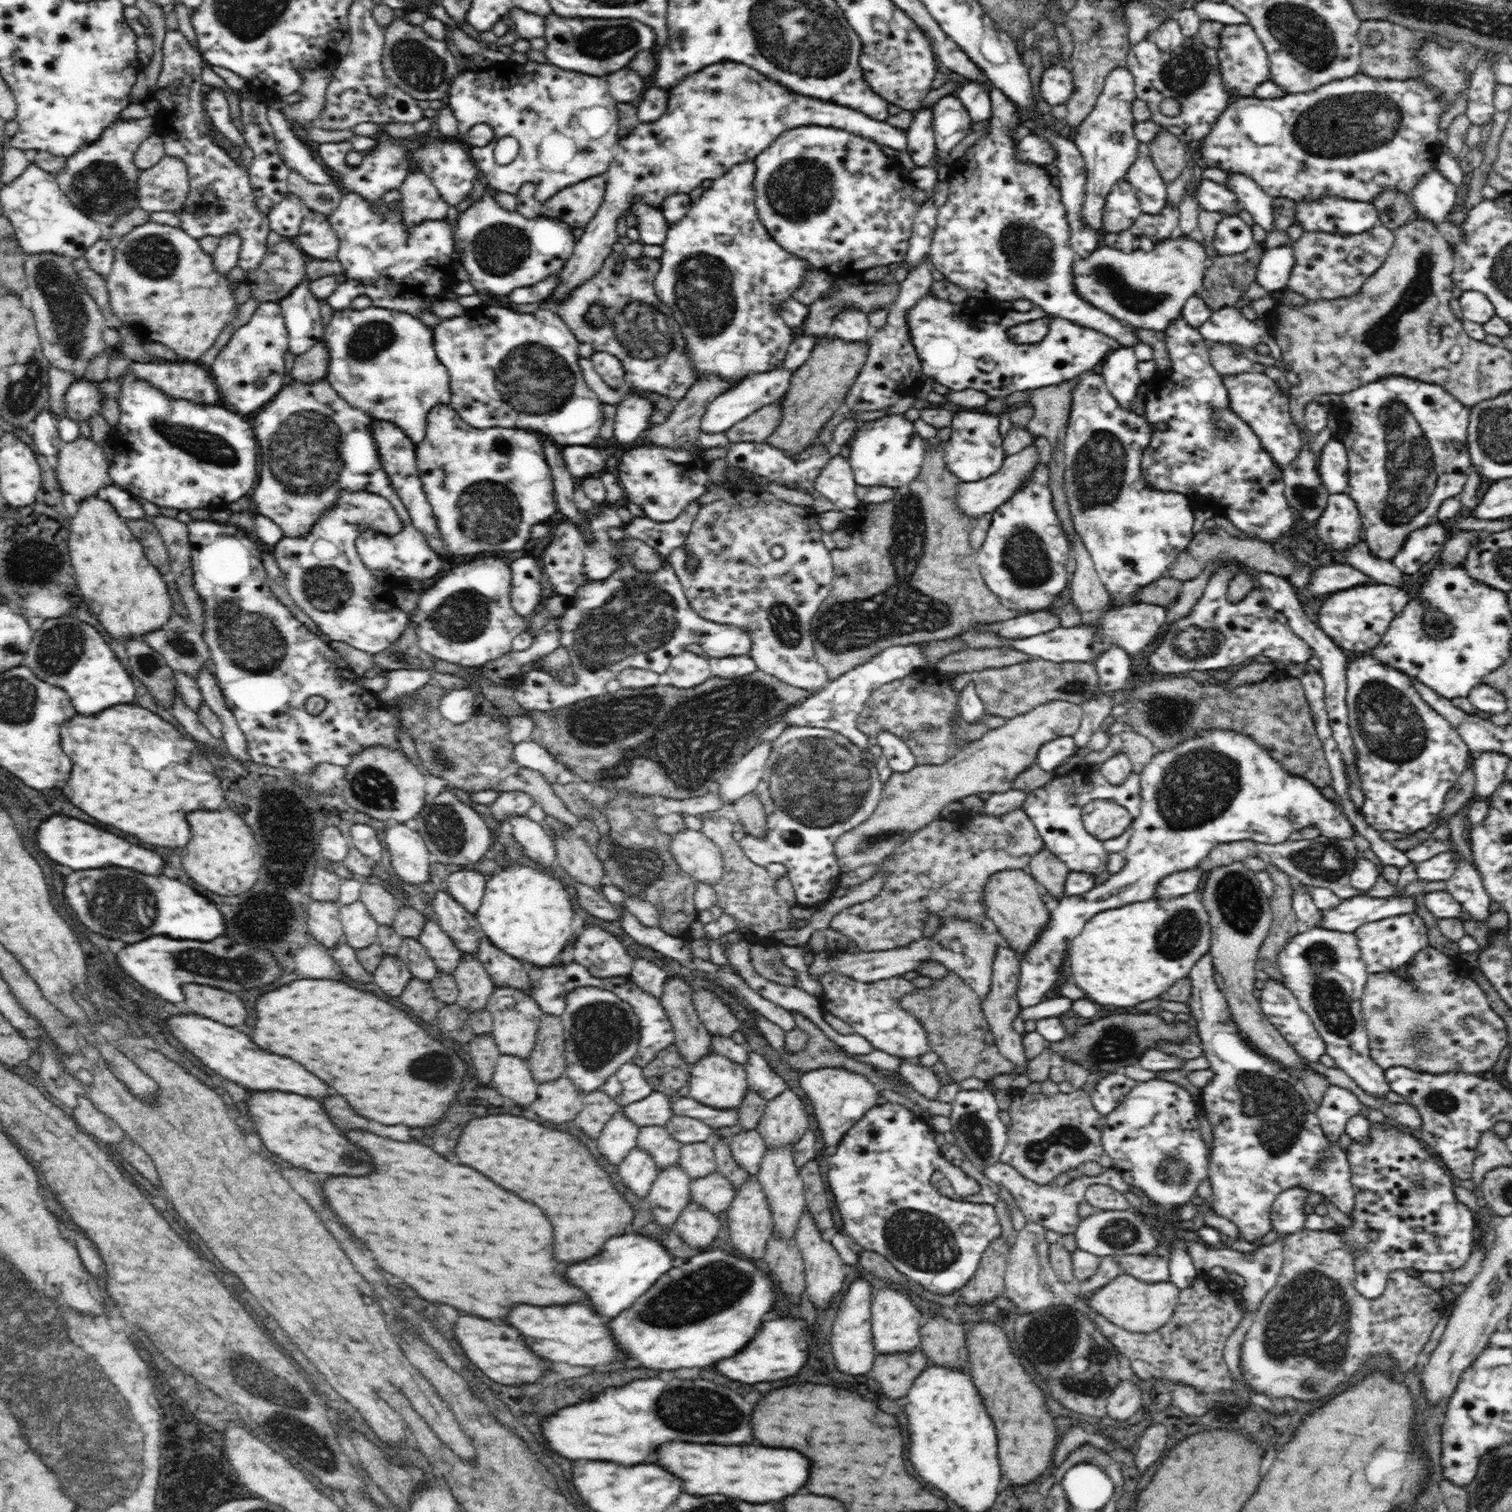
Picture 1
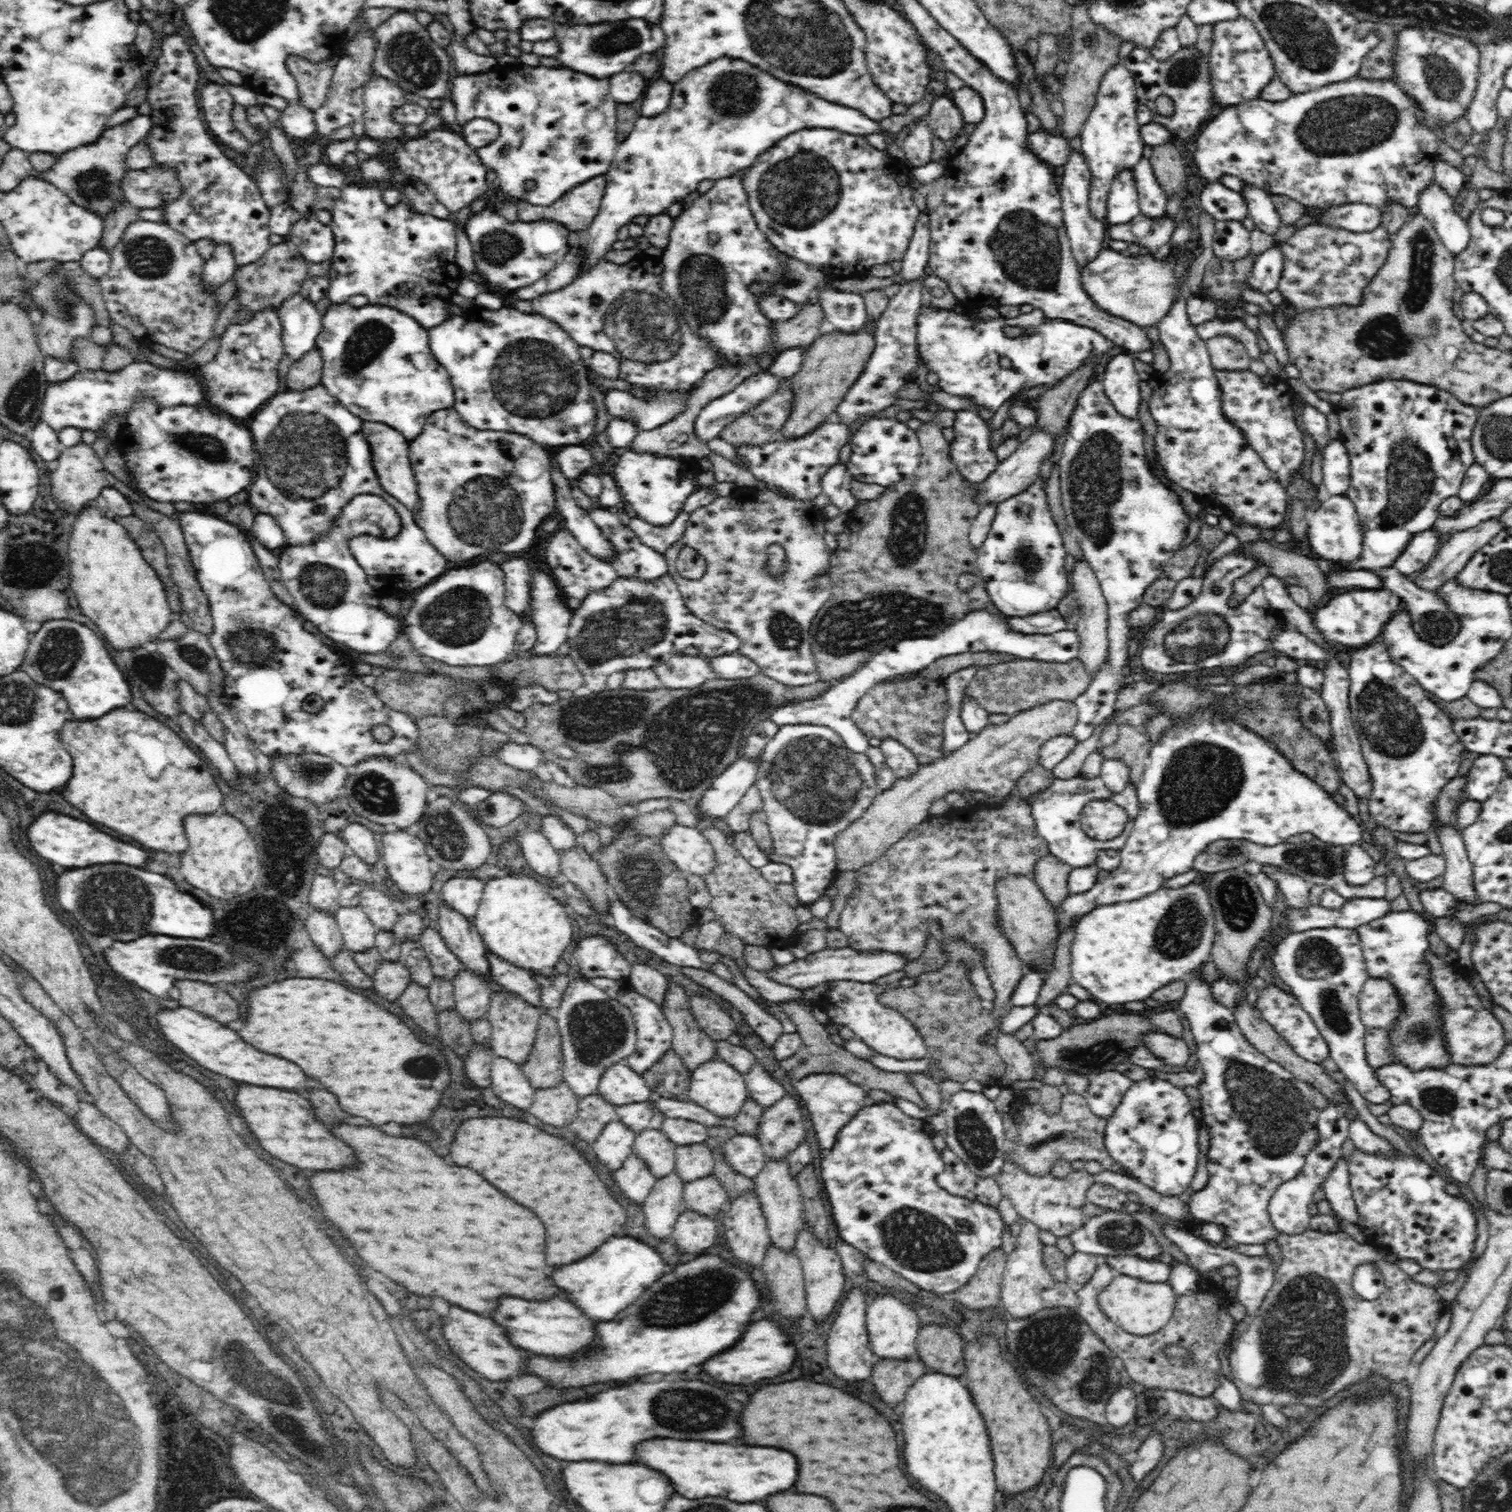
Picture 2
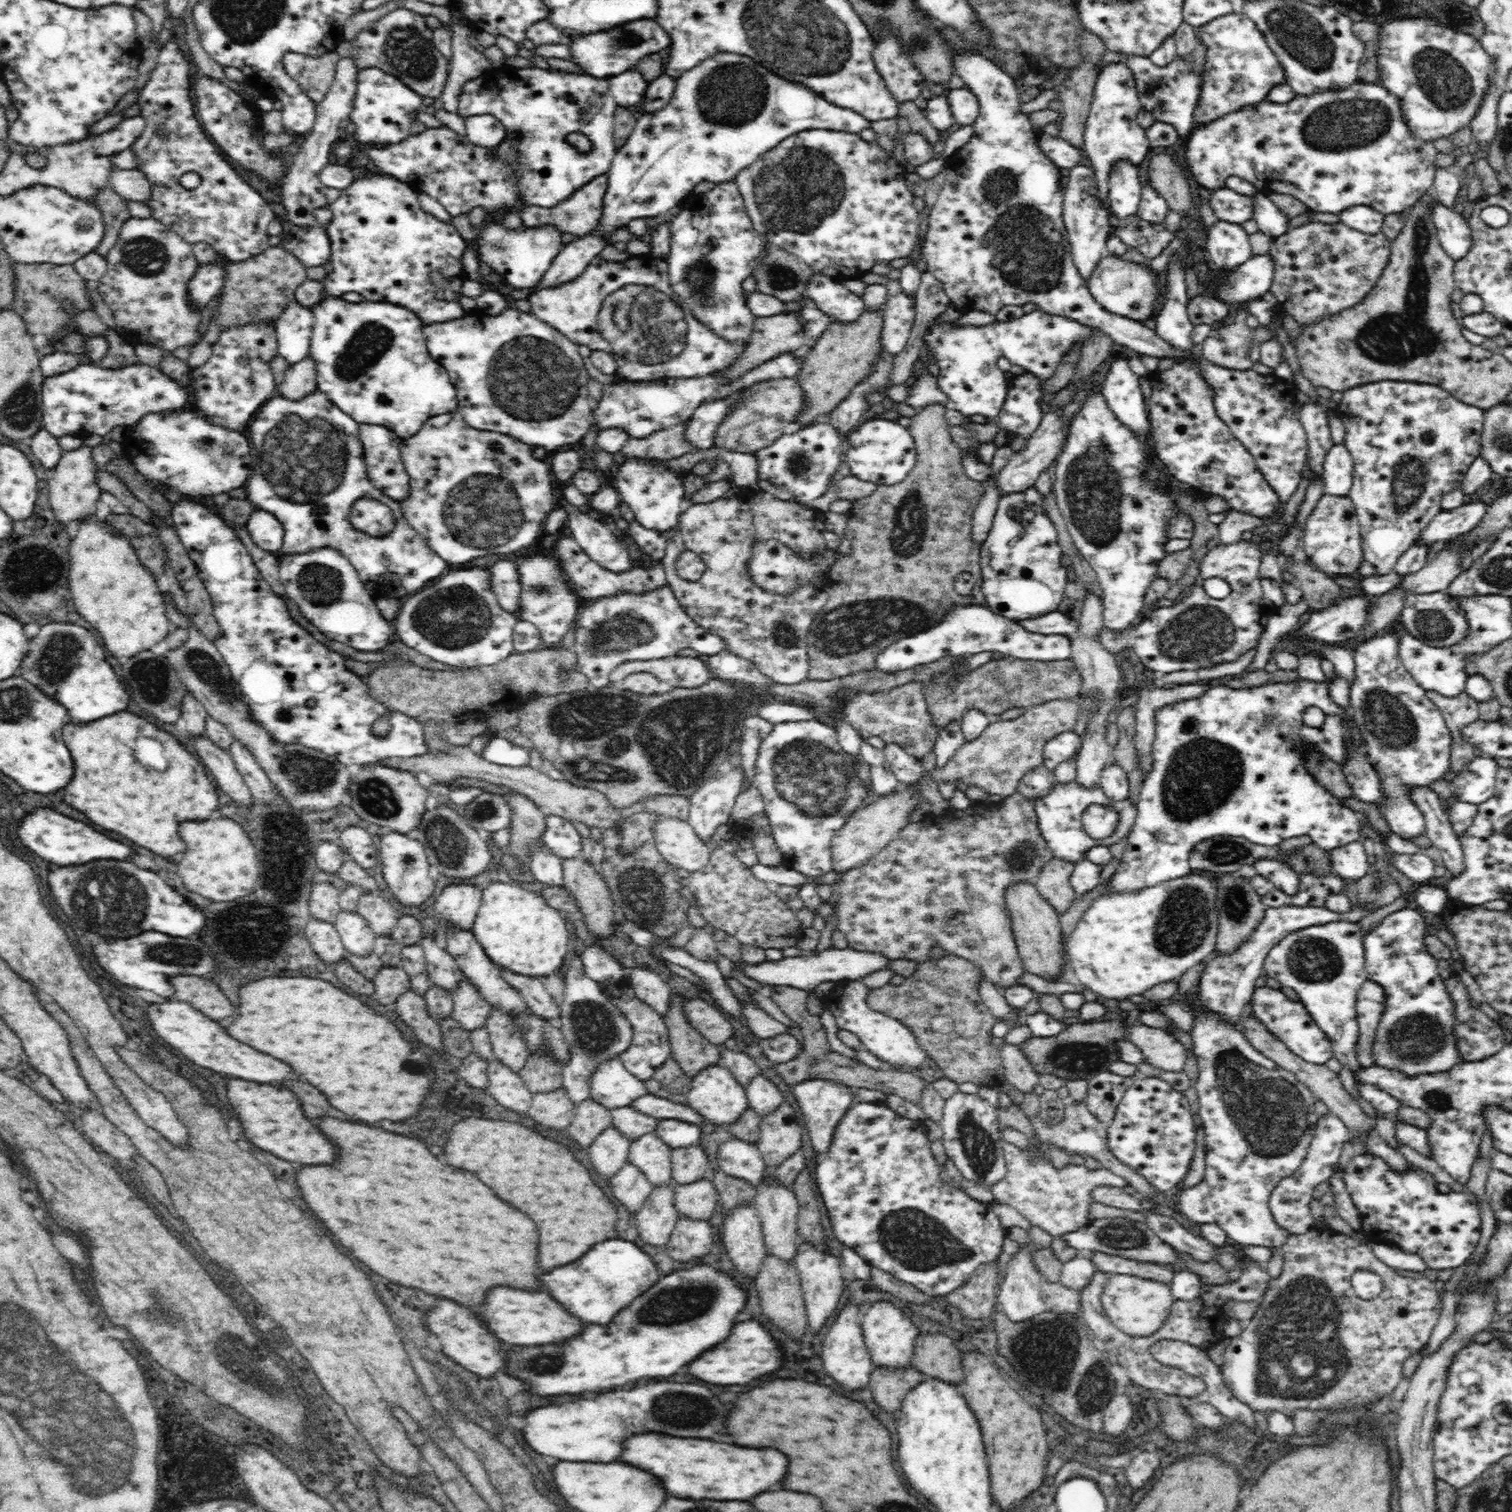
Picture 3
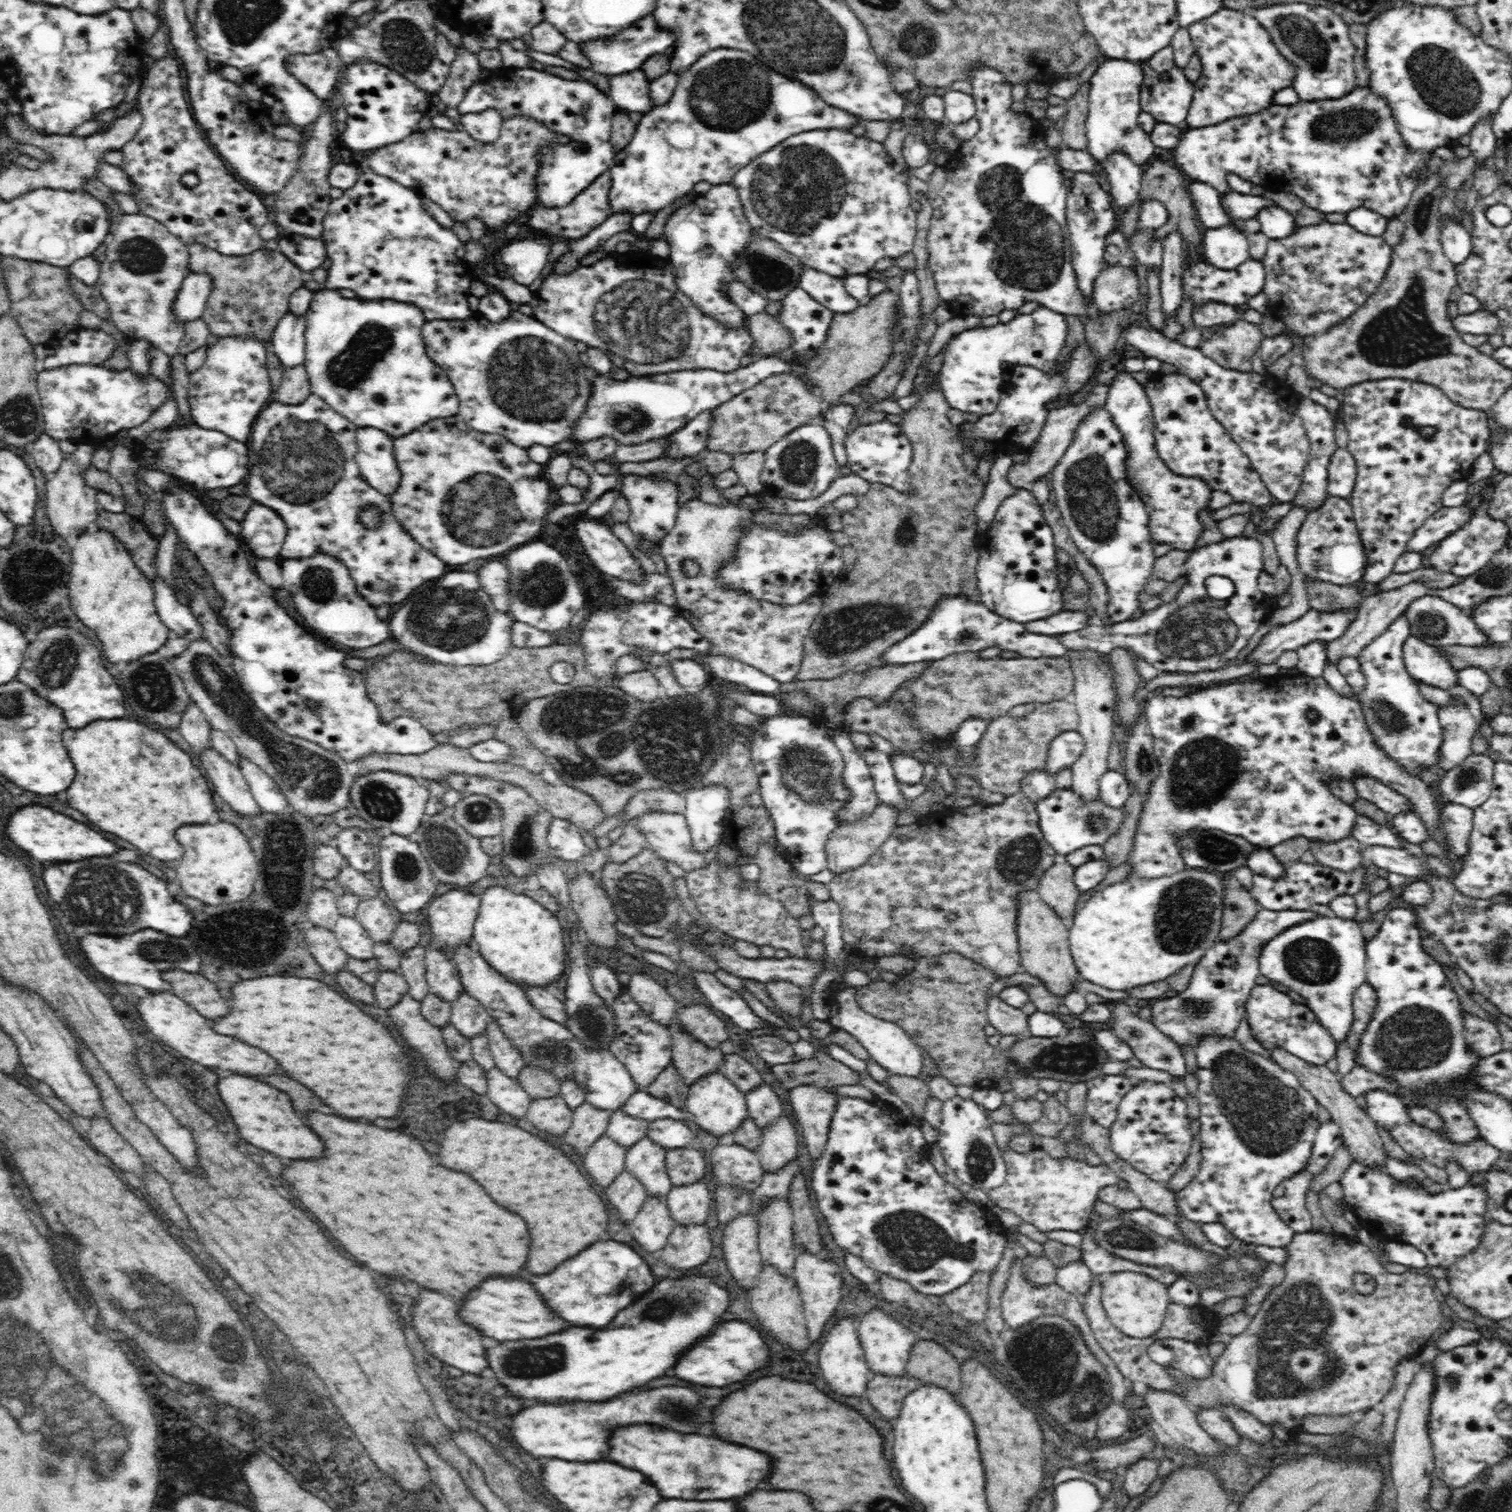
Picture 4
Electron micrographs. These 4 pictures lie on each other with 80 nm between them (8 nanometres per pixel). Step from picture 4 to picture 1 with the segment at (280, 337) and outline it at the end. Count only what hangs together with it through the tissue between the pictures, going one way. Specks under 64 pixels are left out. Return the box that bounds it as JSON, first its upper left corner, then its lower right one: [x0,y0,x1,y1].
[279,278,324,357]

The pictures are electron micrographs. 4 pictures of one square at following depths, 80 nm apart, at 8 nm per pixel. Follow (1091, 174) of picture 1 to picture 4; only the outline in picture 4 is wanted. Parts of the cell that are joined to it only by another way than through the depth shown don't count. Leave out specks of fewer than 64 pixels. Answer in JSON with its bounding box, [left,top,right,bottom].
[1086,59,1156,167]

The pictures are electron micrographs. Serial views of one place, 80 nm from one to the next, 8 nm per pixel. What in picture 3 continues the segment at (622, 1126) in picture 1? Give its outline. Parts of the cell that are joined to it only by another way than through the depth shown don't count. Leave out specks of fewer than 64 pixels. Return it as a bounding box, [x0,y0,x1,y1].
[588,1126,631,1178]

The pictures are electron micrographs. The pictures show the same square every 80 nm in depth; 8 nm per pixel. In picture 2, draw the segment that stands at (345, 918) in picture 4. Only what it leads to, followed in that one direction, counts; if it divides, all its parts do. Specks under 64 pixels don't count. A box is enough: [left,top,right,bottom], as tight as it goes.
[335,906,379,952]

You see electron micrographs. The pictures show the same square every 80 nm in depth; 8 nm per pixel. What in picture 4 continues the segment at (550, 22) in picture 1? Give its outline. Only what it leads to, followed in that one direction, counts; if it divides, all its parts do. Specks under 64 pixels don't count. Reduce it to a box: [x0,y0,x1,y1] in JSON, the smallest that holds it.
[580,13,675,75]

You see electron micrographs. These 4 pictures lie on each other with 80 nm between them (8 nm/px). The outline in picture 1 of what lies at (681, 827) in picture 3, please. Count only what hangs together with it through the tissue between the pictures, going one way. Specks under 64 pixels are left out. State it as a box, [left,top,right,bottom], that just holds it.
[670,830,722,887]

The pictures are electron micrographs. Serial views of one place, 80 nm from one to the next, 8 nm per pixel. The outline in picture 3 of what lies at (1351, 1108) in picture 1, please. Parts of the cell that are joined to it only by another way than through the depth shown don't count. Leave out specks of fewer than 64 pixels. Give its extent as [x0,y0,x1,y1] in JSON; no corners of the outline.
[1268,1113,1350,1234]

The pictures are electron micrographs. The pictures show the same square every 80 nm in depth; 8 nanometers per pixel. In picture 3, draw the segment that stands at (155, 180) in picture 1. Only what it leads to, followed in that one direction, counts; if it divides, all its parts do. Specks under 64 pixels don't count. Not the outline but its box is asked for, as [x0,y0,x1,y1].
[109,168,151,204]

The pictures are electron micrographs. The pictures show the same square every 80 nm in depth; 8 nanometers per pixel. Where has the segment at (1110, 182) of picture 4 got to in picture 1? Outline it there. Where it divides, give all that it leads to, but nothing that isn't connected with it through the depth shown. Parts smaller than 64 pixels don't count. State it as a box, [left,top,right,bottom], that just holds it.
[1103,177,1143,234]

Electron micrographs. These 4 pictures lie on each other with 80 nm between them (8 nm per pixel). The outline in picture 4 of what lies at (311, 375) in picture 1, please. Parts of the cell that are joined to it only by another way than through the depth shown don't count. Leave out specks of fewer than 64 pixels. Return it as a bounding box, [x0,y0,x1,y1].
[271,364,310,404]

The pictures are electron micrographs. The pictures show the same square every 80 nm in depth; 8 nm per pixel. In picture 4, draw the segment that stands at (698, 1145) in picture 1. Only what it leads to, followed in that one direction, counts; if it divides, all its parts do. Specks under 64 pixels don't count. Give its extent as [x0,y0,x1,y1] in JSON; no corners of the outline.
[665,1147,706,1186]

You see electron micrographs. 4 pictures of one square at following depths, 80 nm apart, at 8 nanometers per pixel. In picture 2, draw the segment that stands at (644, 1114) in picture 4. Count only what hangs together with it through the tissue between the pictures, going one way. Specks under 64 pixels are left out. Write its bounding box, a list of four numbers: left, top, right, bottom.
[653,1096,726,1128]

